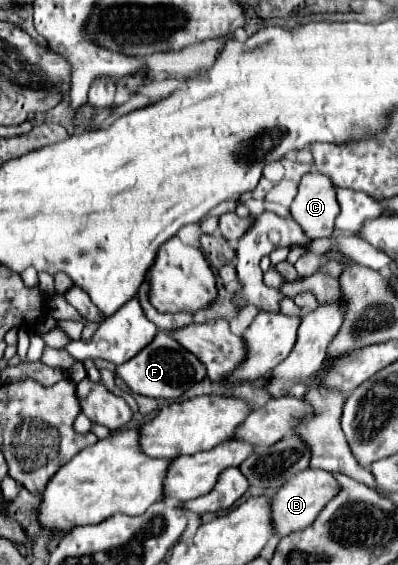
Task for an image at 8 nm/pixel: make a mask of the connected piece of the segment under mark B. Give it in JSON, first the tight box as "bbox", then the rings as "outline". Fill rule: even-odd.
{"bbox":[274,469,340,537],"outline":[[[306,469],[296,473],[292,479],[288,479],[274,495],[274,529],[276,537],[284,537],[292,531],[302,531],[304,527],[312,525],[312,521],[318,517],[318,513],[324,509],[328,501],[336,497],[340,491],[338,481],[332,477],[332,473],[322,469]]]}

